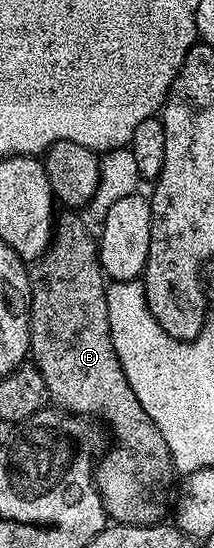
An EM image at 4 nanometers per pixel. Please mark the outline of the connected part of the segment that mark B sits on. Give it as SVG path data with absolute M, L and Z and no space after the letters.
M63 213L56 218L53 224L53 238L51 246L34 260L33 266L30 268L31 277L31 350L30 358L33 360L33 366L41 373L41 377L45 377L45 385L50 402L54 404L60 411L69 411L73 415L82 415L84 417L94 417L96 420L105 422L106 430L115 438L115 444L106 448L105 454L100 458L95 468L95 484L99 490L99 496L103 502L103 507L107 511L108 520L115 523L124 523L125 525L137 525L138 527L152 527L155 523L164 522L163 514L167 511L167 498L171 495L171 486L177 480L177 472L173 465L173 457L169 453L169 445L165 445L165 437L161 437L161 429L157 429L157 425L153 425L153 421L149 417L149 413L145 413L145 409L141 409L141 401L137 401L137 393L133 393L133 389L129 385L129 381L125 377L125 373L121 369L121 361L117 357L117 353L113 349L113 337L109 329L109 305L107 304L107 288L105 276L102 267L99 265L99 248L97 239L94 234L87 232L87 227L78 219L78 214Z

